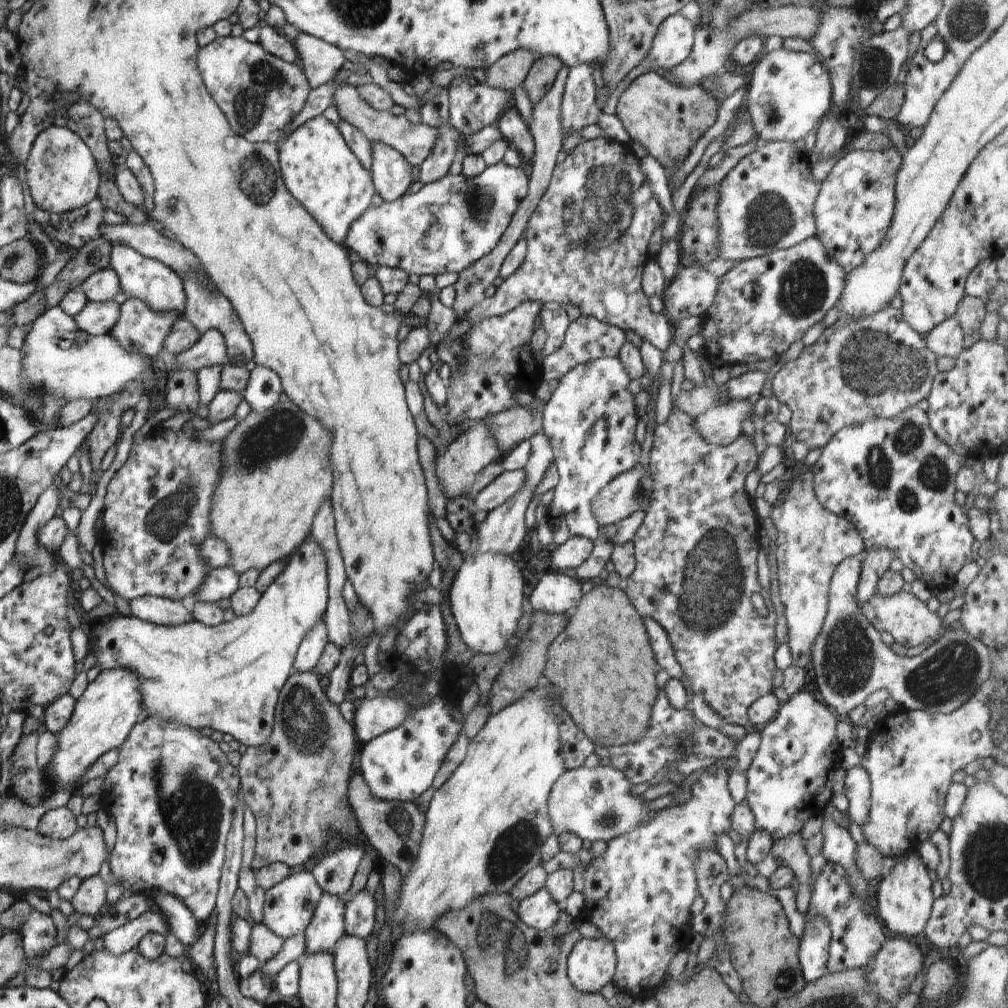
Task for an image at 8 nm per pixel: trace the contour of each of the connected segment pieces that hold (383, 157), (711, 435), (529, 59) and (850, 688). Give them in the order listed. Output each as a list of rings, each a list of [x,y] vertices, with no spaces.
[[[372,143],[371,174],[375,192],[384,201],[400,198],[412,184],[412,167],[397,150],[384,143]]]
[[[728,399],[727,403],[714,405],[695,416],[694,428],[706,442],[728,446],[743,433],[742,422],[754,414],[754,407],[751,407],[754,403],[755,399],[751,402]]]
[[[519,48],[505,54],[486,69],[484,84],[495,89],[514,91],[523,84],[534,62],[531,50]]]
[[[856,555],[846,557],[834,569],[827,613],[812,645],[812,668],[824,704],[839,718],[847,718],[850,710],[862,704],[867,696],[886,688],[906,711],[953,713],[973,696],[992,672],[989,648],[955,622],[921,654],[914,657],[896,655],[880,639],[881,632],[868,622],[855,600],[860,569],[861,557]]]

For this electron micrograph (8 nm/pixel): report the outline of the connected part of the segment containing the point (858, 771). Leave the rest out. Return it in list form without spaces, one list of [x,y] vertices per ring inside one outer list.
[[[862,765],[847,770],[843,793],[848,798],[847,815],[850,821],[862,826],[867,821],[871,807],[871,782]]]

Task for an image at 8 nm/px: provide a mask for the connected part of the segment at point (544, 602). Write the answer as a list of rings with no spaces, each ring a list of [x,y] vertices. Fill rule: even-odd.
[[[549,570],[532,590],[528,602],[533,610],[566,615],[577,607],[581,595],[582,584],[577,579]]]

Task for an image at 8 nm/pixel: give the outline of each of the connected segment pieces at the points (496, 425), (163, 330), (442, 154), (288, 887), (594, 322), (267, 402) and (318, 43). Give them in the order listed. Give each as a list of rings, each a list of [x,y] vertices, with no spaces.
[[[534,396],[536,406],[534,410],[530,407],[521,407],[520,405],[512,405],[506,410],[500,411],[495,415],[487,418],[486,423],[490,425],[492,434],[496,438],[499,450],[502,452],[502,457],[509,453],[514,447],[524,440],[530,440],[536,433],[542,430],[541,412],[544,408],[544,401]]]
[[[133,298],[126,299],[120,305],[120,314],[117,323],[108,334],[112,335],[126,351],[133,352],[134,355],[144,354],[146,359],[152,360],[159,358],[163,349],[163,342],[168,336],[171,326],[174,324],[174,321],[180,318],[176,311],[159,313],[140,299]]]
[[[449,123],[438,128],[436,142],[429,155],[420,164],[420,181],[425,185],[448,174],[448,169],[456,159],[461,134]]]
[[[307,871],[289,874],[282,882],[265,890],[262,923],[274,934],[284,939],[280,952],[261,965],[262,972],[266,976],[277,975],[284,966],[292,961],[298,961],[305,954],[306,941],[303,932],[312,920],[315,906],[318,904],[322,893],[323,890],[318,886],[312,873]]]
[[[580,315],[568,325],[562,346],[541,360],[541,380],[548,383],[550,380],[560,380],[571,368],[579,364],[604,357],[614,358],[625,342],[626,338],[621,328],[600,322],[593,316]]]
[[[255,366],[249,371],[247,387],[243,390],[242,399],[251,406],[252,411],[264,412],[277,402],[283,386],[276,371],[268,367]]]
[[[298,33],[293,45],[302,59],[303,73],[312,89],[334,80],[346,60],[337,46],[306,33]]]

